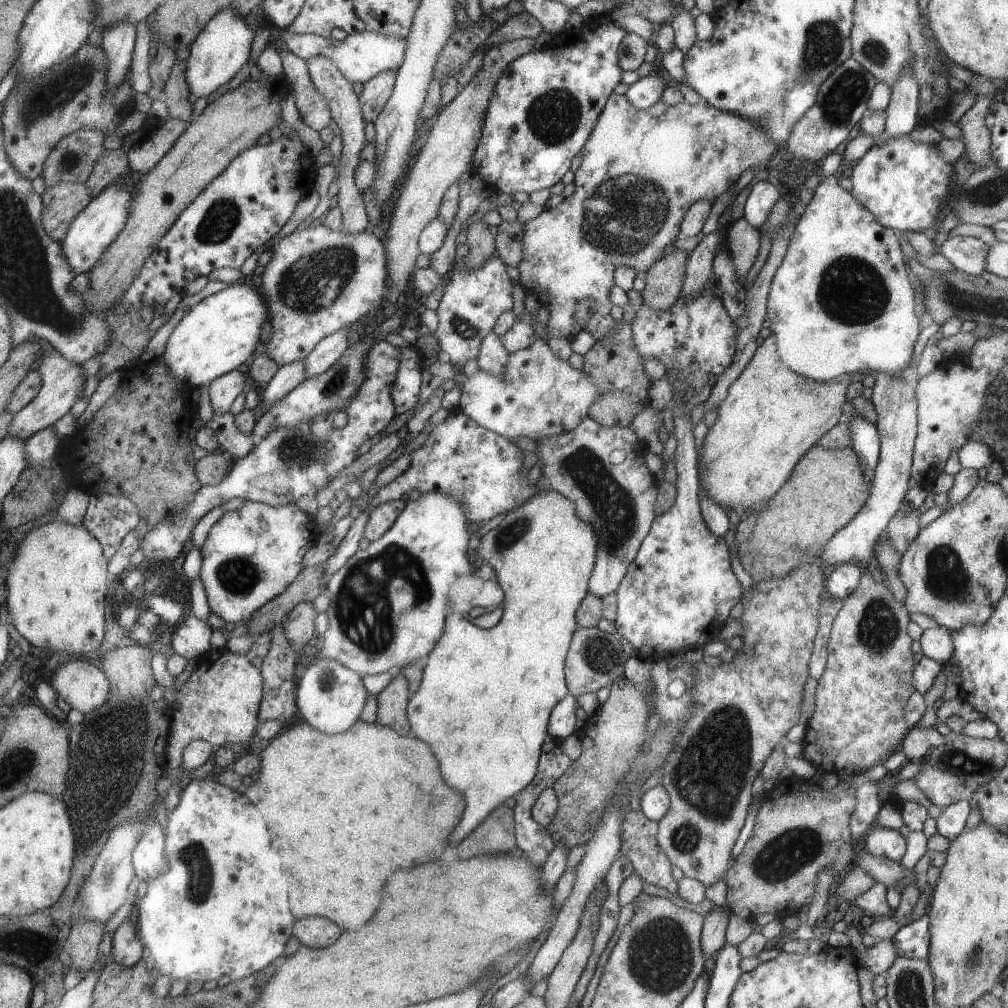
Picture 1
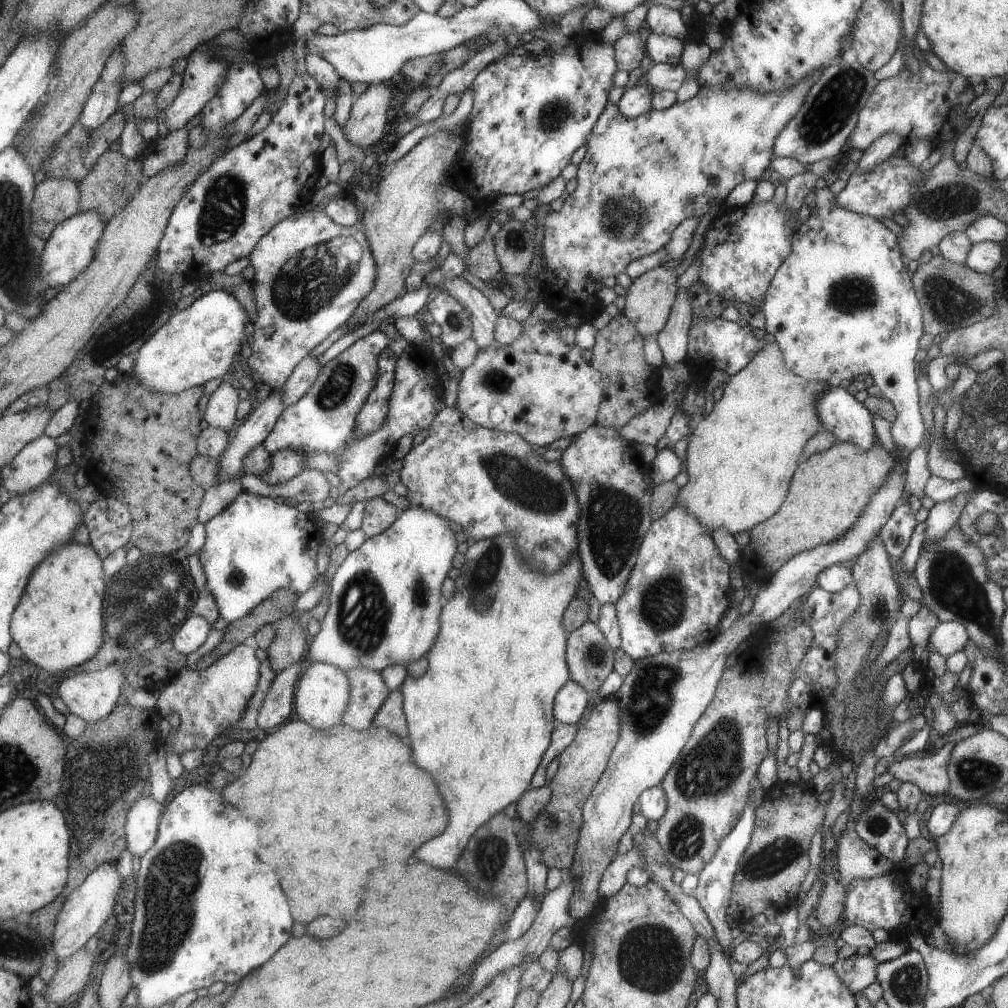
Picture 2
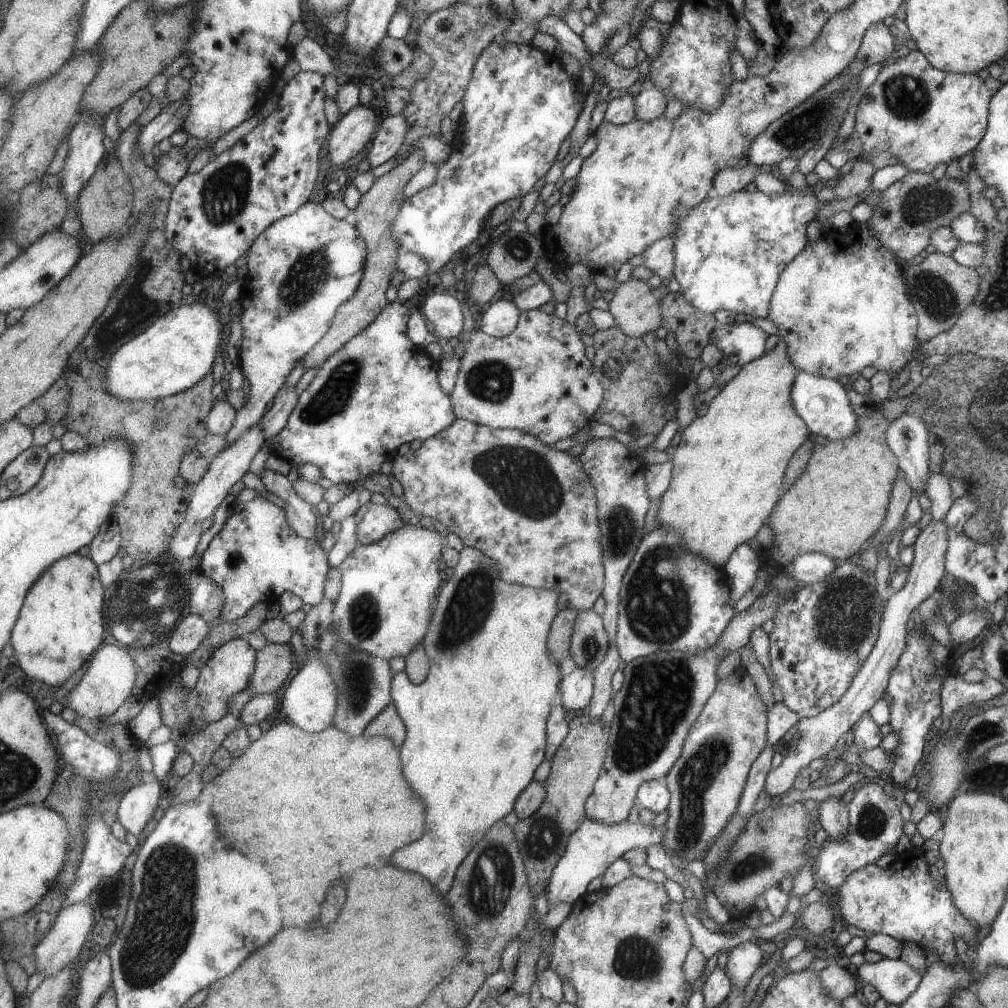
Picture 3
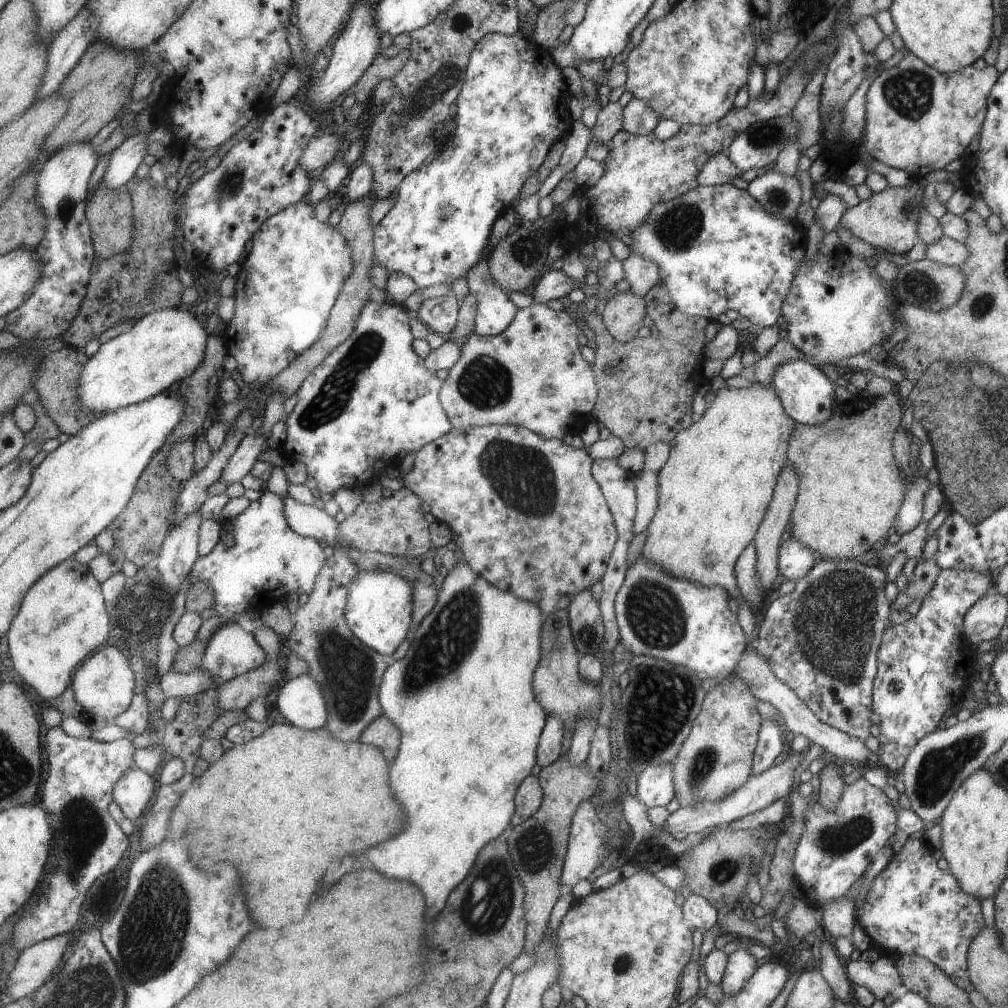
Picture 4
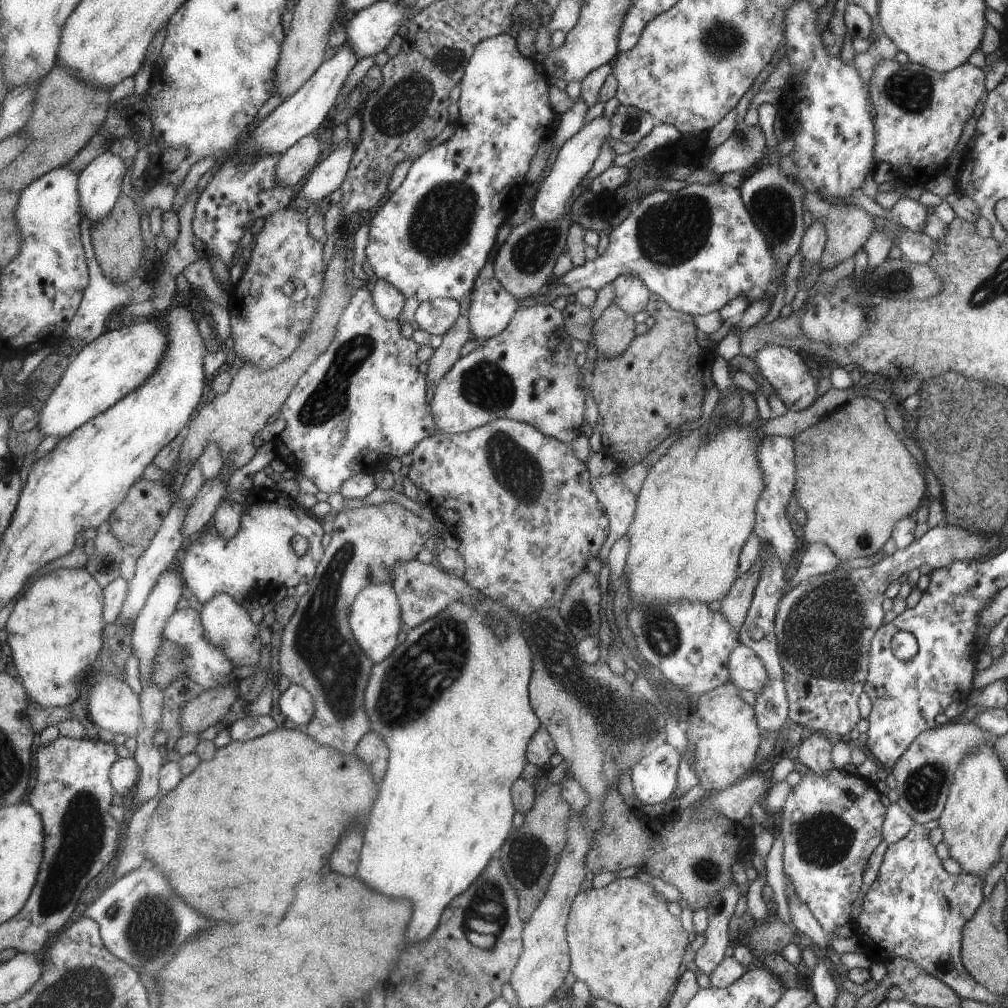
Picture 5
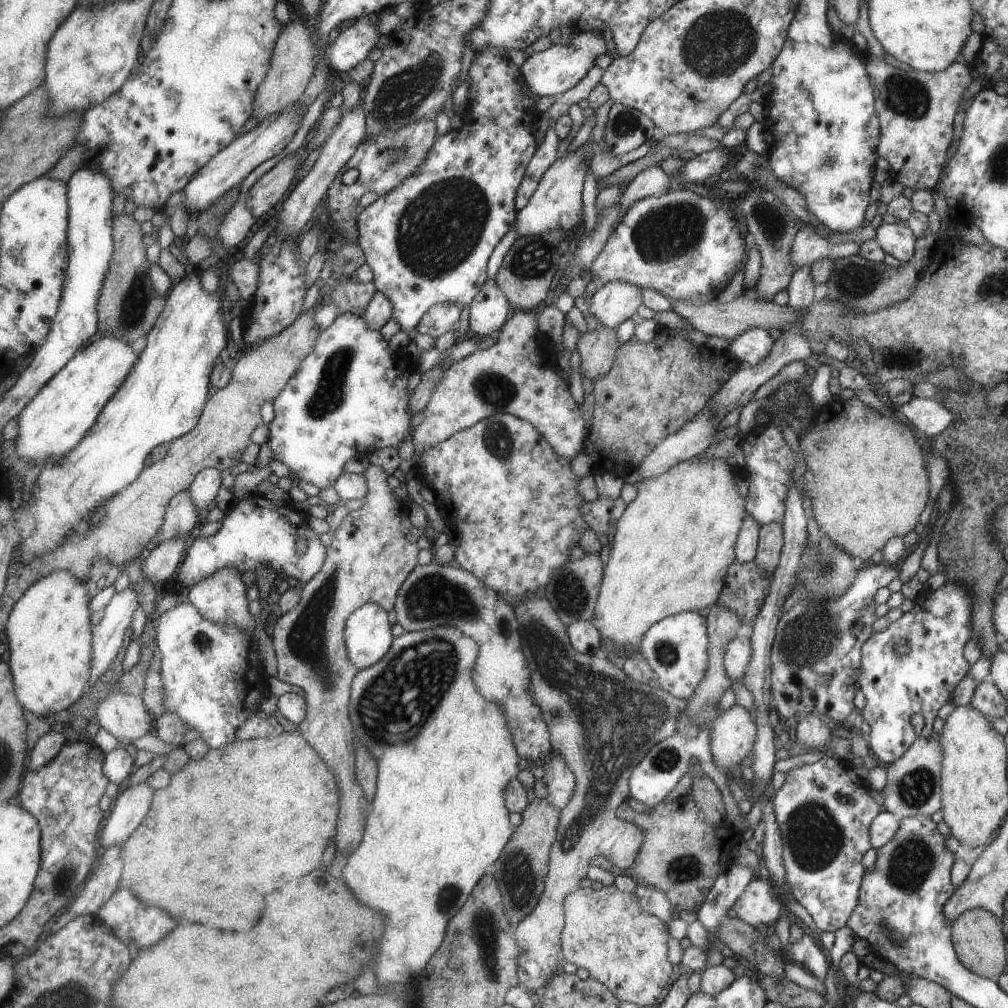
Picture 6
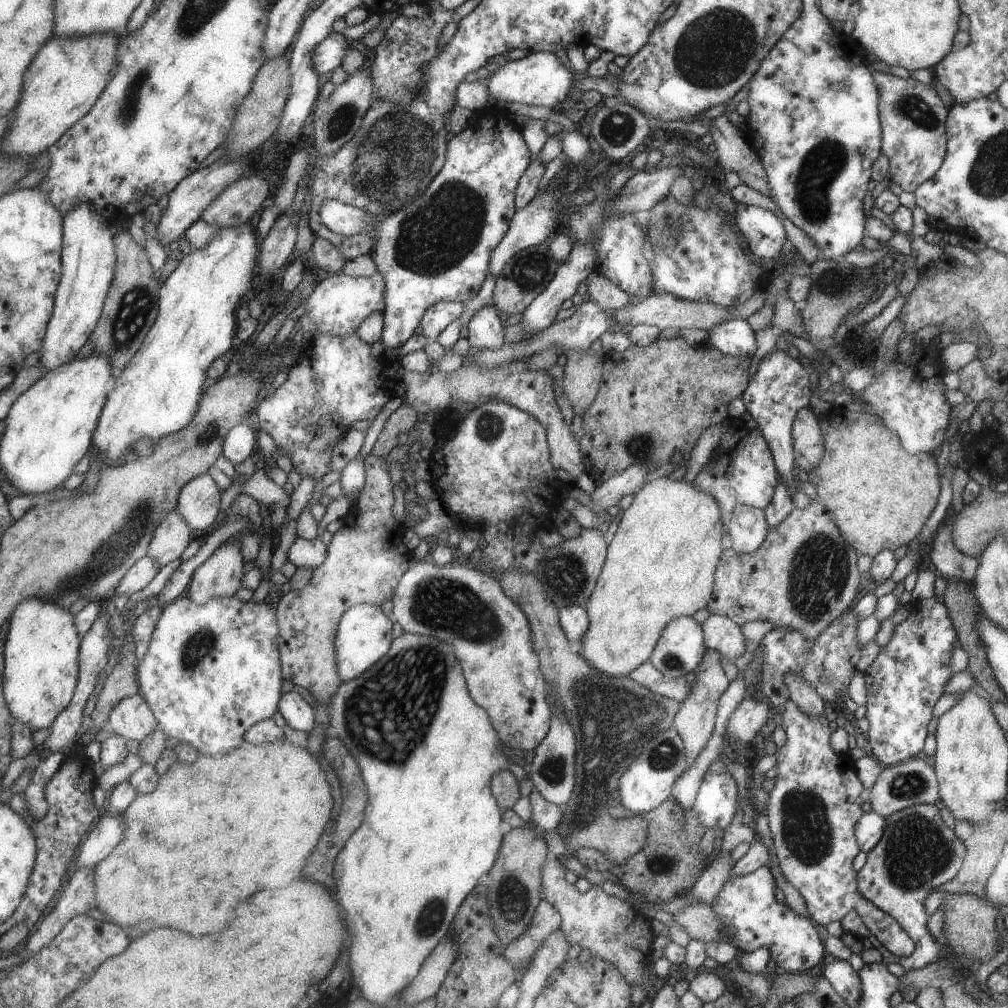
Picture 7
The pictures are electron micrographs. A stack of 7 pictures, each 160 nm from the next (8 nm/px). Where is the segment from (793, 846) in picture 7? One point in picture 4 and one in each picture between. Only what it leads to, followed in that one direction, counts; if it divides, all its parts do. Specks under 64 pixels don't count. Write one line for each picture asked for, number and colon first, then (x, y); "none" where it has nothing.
4: (835, 847)
5: (830, 825)
6: (823, 810)

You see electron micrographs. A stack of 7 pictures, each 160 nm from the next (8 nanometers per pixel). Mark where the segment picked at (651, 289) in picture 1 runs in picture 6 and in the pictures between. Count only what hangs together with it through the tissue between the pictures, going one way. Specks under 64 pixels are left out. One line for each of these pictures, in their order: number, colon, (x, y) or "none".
2: (649, 299)
3: (634, 306)
4: (623, 313)
5: (612, 332)
6: (597, 349)

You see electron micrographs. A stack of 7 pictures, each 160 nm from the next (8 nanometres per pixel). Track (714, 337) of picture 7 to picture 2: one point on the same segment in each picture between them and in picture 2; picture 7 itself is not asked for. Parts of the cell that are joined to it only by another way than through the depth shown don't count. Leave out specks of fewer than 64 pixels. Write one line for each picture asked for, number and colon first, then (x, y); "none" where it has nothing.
2: (840, 414)
3: (824, 406)
4: (806, 394)
5: (783, 368)
6: (751, 346)

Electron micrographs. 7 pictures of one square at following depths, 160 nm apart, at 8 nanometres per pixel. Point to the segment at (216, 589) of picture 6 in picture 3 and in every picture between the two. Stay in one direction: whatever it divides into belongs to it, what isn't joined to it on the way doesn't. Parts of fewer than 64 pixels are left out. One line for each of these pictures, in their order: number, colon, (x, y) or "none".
3: (229, 671)
4: (233, 651)
5: (228, 625)

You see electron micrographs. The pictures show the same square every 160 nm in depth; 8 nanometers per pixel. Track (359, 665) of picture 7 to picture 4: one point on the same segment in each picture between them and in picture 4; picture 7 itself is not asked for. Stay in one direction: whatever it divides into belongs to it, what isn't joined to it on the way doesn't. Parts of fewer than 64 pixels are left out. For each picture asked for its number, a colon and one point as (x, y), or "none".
4: (378, 605)
5: (374, 620)
6: (366, 634)

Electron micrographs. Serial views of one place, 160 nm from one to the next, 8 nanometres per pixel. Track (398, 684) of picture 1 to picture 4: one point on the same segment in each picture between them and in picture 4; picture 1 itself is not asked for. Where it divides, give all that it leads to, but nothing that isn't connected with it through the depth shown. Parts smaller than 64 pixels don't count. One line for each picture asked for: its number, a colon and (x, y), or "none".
2: (389, 715)
3: (387, 723)
4: (382, 733)

